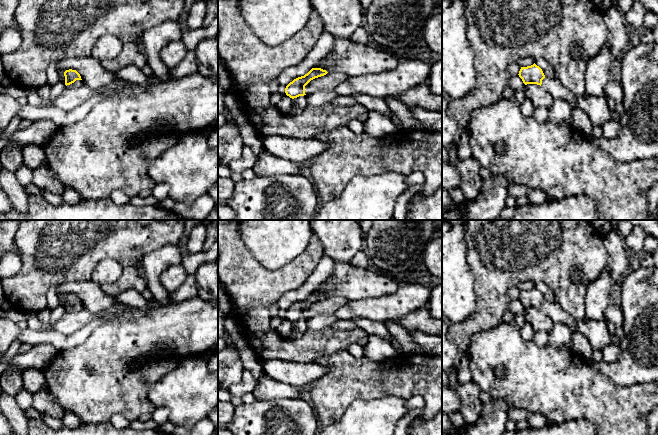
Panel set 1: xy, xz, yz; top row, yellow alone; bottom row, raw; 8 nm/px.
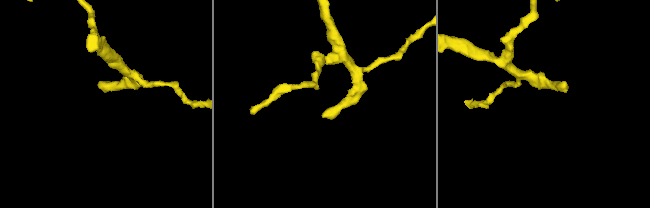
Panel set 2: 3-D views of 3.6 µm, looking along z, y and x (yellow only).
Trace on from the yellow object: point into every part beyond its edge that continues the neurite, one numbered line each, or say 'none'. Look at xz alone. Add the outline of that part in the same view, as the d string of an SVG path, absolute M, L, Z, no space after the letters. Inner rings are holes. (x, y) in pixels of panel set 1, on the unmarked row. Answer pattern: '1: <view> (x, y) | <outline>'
1: xz (300, 327) | M306 319L294 322L293 327L294 327L293 332L286 337L289 340L296 340L306 332L306 330L308 329Z

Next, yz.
1: yz (597, 332) | M545 301L541 310L547 314L553 323L567 325L573 332L583 334L589 341L592 349L602 350L612 344L611 334L606 320L576 321L572 316L564 312L556 302Z

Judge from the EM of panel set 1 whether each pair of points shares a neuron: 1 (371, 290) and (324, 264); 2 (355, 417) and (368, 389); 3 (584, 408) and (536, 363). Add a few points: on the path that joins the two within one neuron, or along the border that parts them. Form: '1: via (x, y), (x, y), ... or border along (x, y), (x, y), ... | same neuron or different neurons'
1: border along (335, 262), (333, 272), (318, 287) | different neurons
2: border along (387, 396), (355, 399), (344, 412) | different neurons
3: via (572, 396), (548, 375) | same neuron

